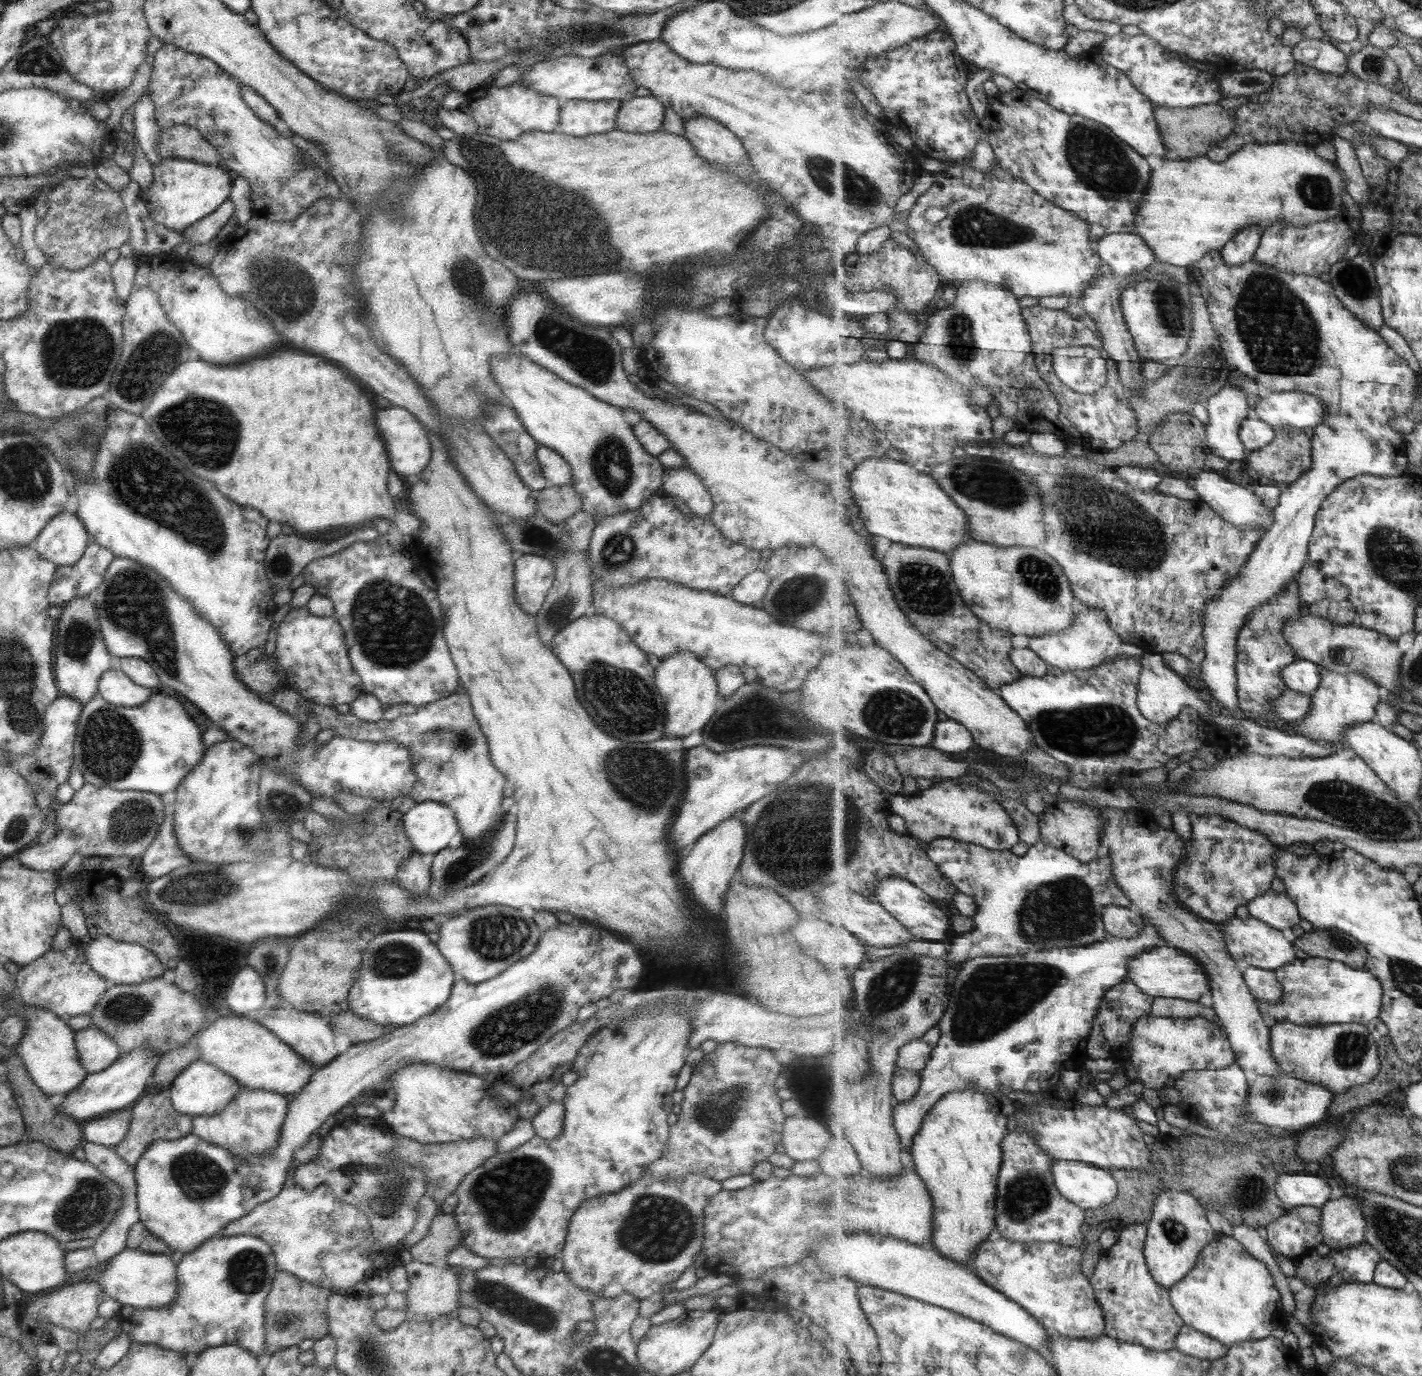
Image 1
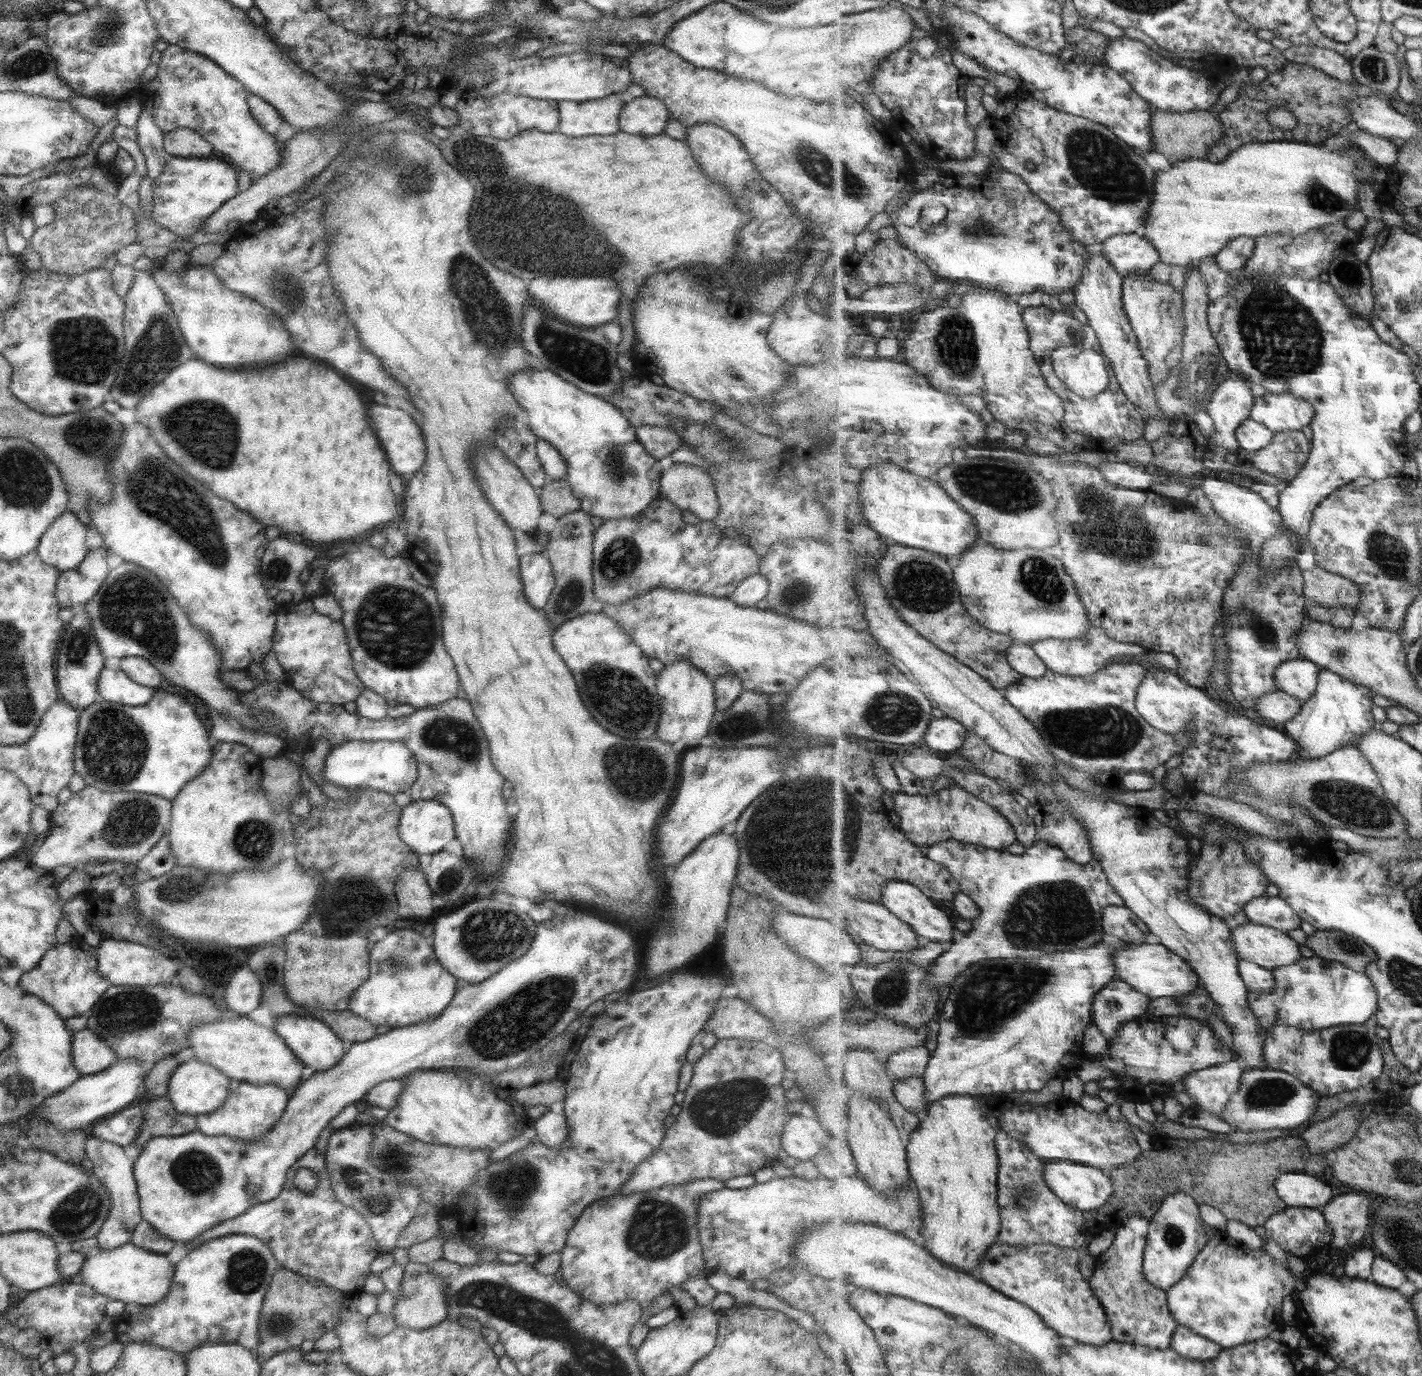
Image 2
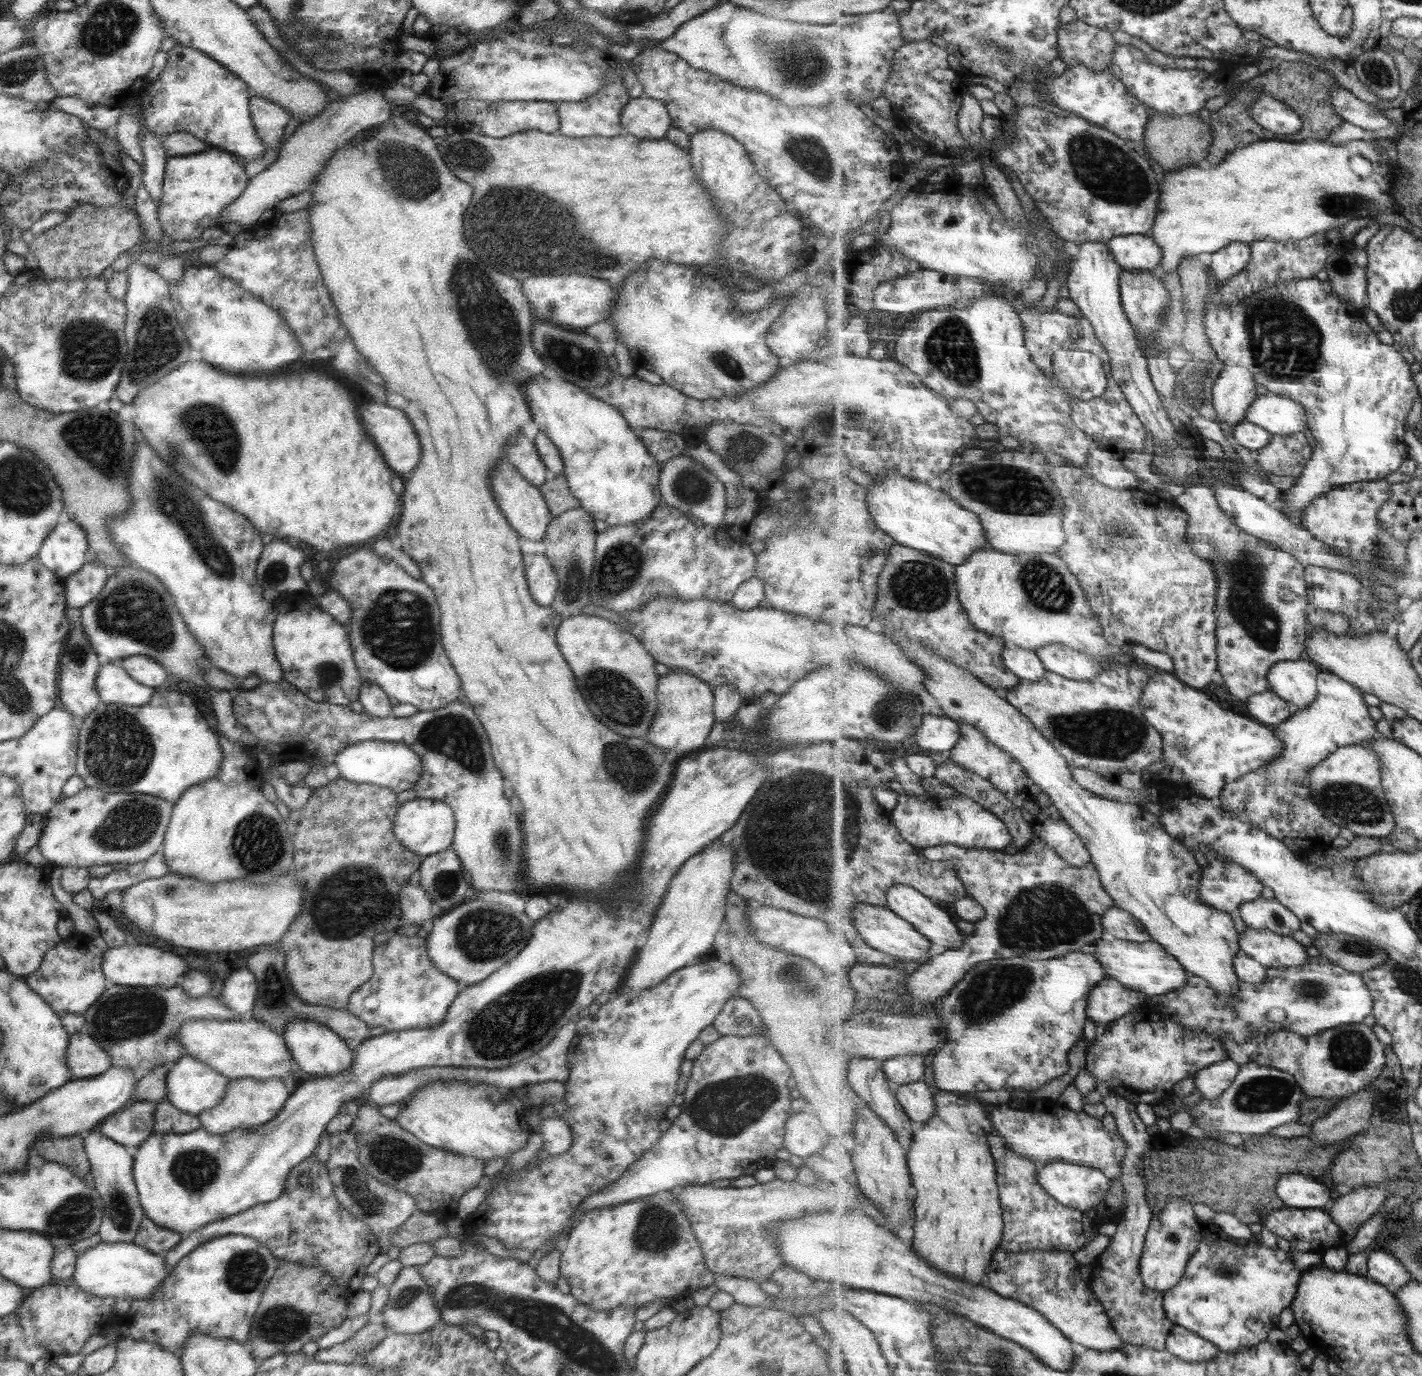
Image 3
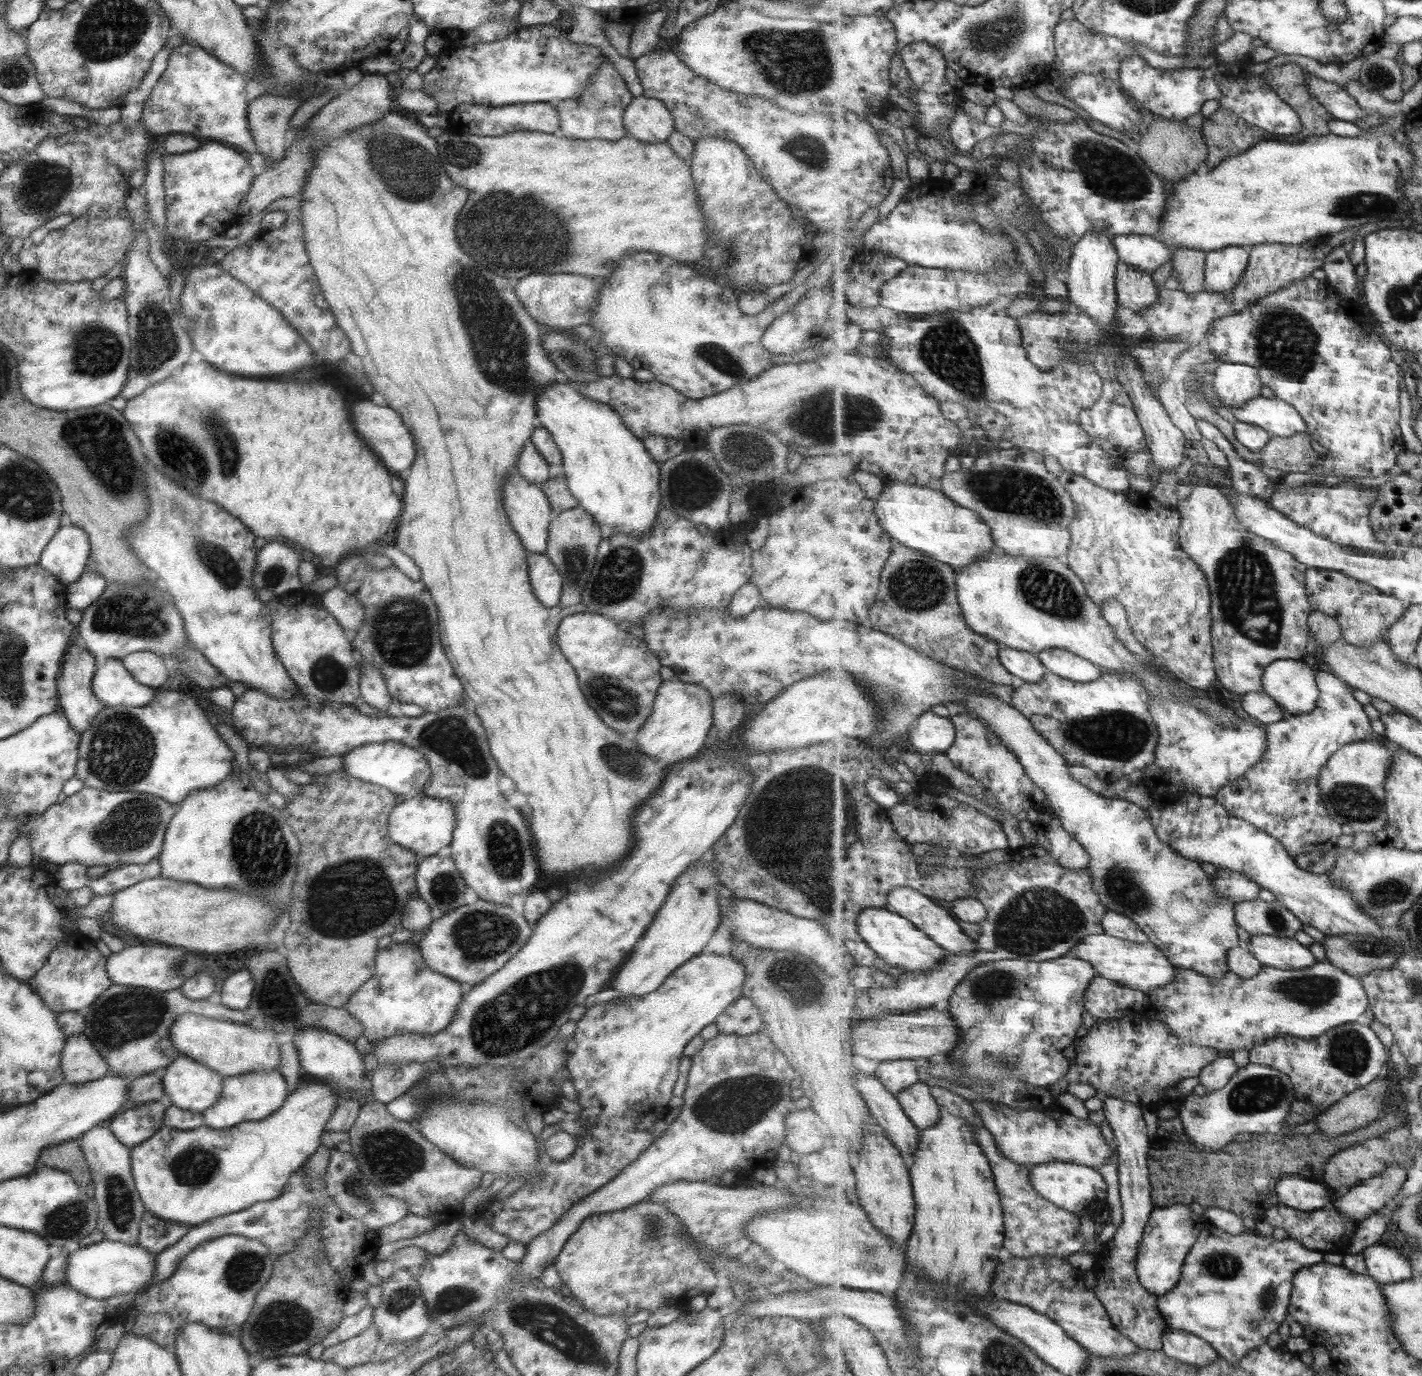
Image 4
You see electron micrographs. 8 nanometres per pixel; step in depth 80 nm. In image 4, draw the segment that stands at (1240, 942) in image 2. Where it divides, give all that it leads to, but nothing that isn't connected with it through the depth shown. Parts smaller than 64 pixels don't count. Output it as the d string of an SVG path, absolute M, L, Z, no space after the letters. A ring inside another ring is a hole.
M1252 936L1247 948L1265 966L1285 971L1302 970L1317 963L1315 954L1301 942L1283 936Z

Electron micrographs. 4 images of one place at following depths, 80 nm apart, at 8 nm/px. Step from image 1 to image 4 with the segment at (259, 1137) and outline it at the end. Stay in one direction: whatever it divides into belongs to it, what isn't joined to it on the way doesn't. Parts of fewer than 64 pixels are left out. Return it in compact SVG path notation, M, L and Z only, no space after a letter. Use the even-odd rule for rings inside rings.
M279 1071L246 1072L243 1074L222 1077L217 1102L201 1112L205 1126L212 1129L231 1128L242 1121L256 1121L267 1118L275 1110L280 1109L287 1098L287 1083Z

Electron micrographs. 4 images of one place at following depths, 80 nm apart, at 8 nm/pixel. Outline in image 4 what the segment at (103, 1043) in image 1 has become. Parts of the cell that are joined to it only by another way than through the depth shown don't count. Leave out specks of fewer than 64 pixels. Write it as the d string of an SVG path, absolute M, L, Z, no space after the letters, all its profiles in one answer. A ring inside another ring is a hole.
M83 1033L66 1037L60 1052L59 1066L65 1084L85 1084L109 1073L103 1057Z

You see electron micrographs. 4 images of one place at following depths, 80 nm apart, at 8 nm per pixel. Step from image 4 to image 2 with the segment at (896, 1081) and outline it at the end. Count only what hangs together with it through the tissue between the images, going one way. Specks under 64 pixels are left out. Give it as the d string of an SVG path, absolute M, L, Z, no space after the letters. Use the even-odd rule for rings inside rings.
M925 1046L904 1048L888 1056L886 1067L894 1079L921 1078L926 1074L932 1052Z

